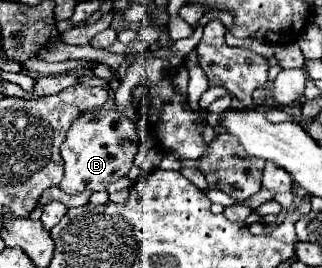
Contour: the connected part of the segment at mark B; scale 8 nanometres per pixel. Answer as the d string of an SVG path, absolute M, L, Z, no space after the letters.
M99 108L95 112L81 114L81 118L77 118L71 124L61 144L65 176L59 188L67 194L81 194L85 190L91 190L91 192L107 190L111 182L123 178L129 172L129 168L133 166L137 146L139 146L137 128L121 112L113 108Z

